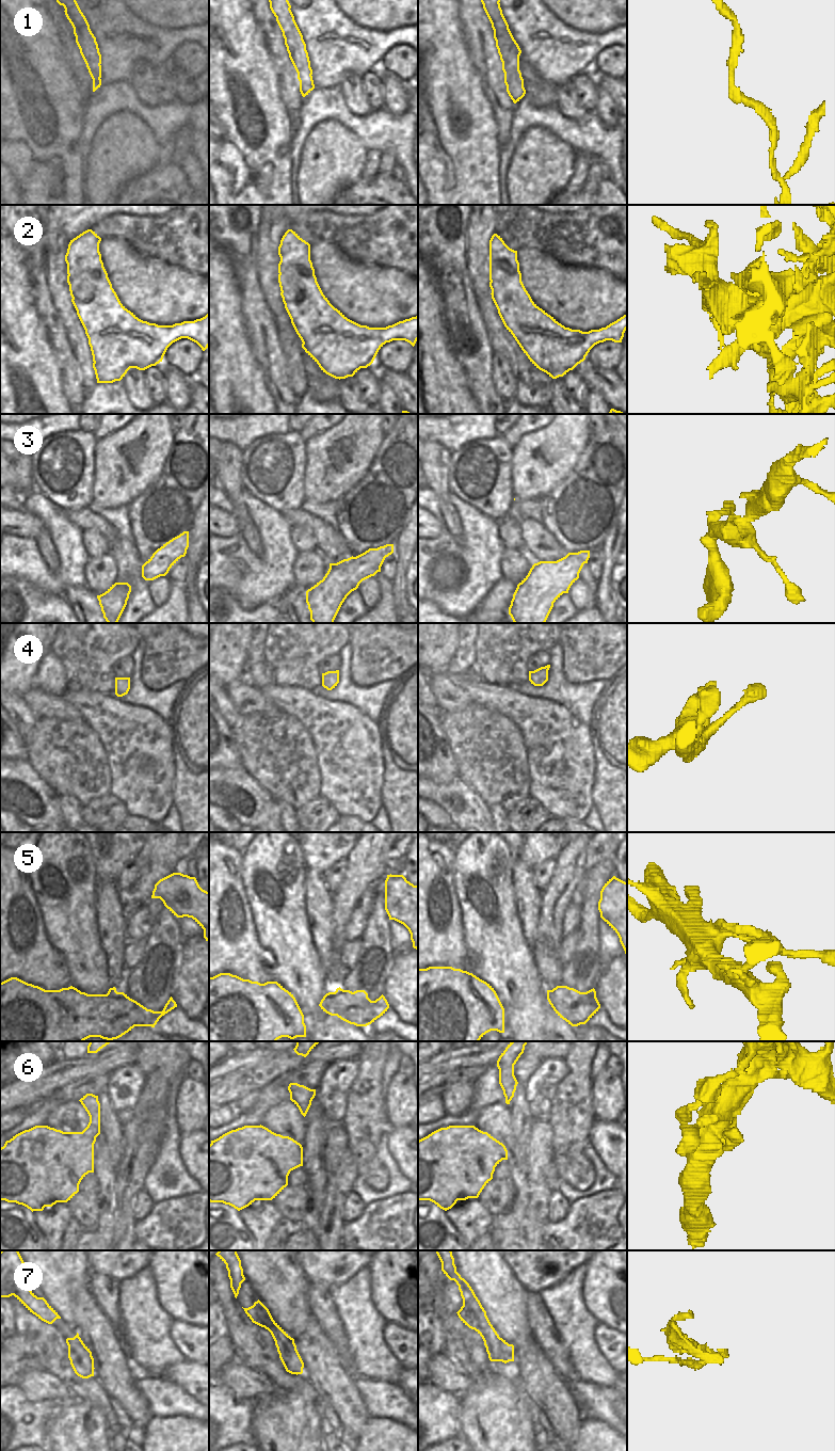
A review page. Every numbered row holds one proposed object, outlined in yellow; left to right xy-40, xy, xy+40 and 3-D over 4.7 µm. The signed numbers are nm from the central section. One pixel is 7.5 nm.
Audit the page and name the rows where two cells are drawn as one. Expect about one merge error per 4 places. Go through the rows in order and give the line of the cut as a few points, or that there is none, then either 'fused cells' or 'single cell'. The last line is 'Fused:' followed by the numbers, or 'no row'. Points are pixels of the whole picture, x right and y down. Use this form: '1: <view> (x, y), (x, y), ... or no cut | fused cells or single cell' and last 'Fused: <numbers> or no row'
1: no cut | single cell
2: xy (279, 244), (279, 256) | fused cells
3: no cut | single cell
4: no cut | single cell
5: no cut | single cell
6: no cut | single cell
7: xy+40 (463, 1305), (472, 1313), (471, 1327) | fused cells
Fused: 2, 7

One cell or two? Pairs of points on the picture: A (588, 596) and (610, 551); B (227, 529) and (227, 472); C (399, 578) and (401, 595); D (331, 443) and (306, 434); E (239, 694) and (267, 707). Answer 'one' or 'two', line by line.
A: two
B: two
C: one
D: two
E: one

